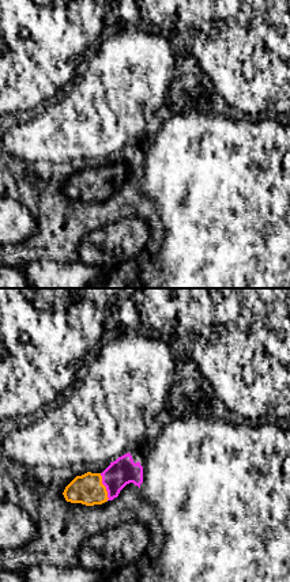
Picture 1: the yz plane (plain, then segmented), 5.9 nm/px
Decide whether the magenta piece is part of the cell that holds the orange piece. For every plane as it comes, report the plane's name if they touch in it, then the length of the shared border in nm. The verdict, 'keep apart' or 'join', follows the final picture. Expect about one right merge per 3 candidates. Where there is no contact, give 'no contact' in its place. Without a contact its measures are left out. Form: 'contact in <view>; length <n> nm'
contact in yz; length 170 nm

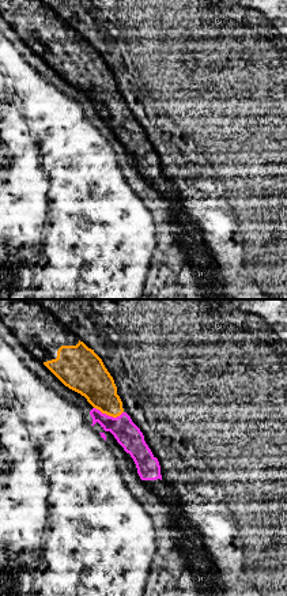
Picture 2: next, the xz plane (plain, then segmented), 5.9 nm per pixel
contact in xz; length 180 nm

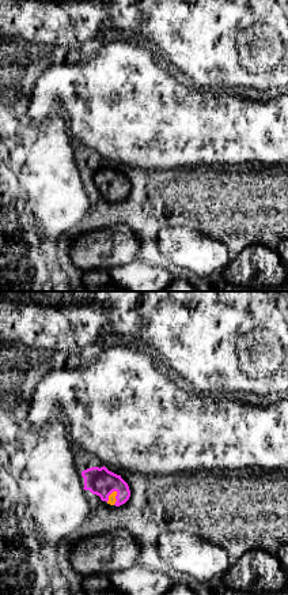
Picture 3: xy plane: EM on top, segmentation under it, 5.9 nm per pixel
contact in xy; length 90 nm

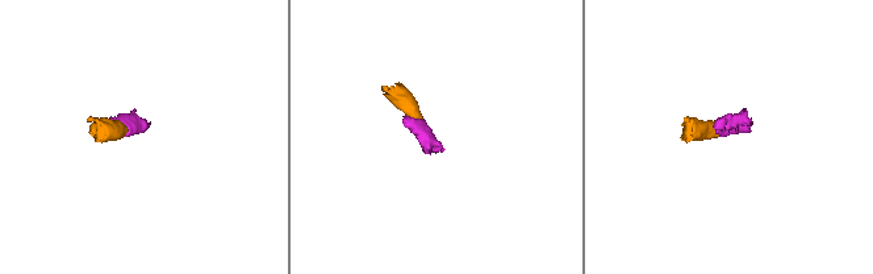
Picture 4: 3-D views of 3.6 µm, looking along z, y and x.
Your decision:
join

